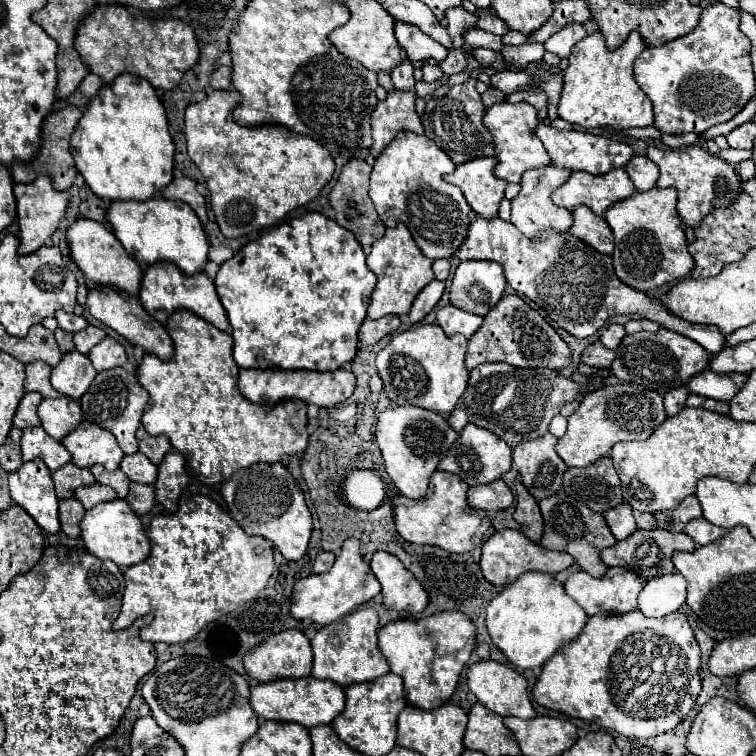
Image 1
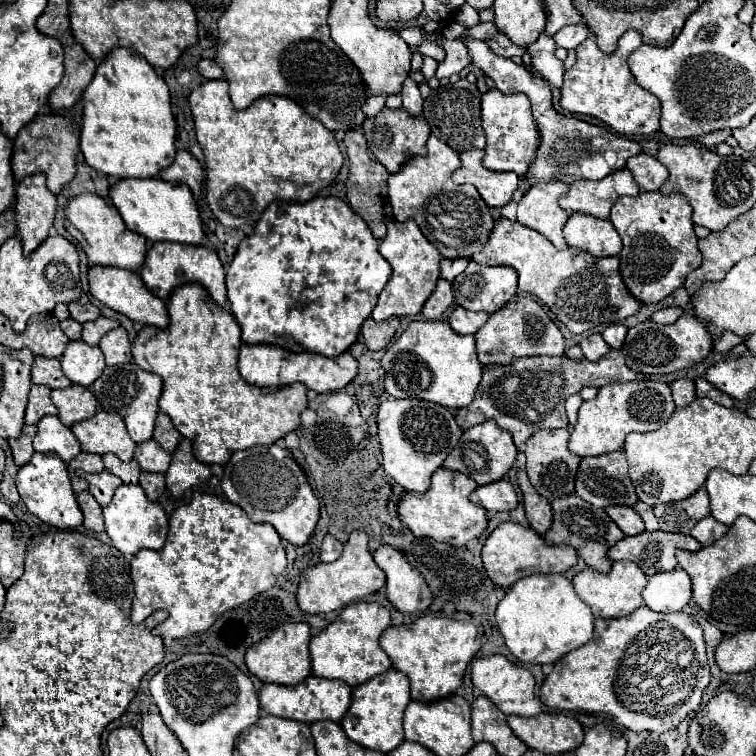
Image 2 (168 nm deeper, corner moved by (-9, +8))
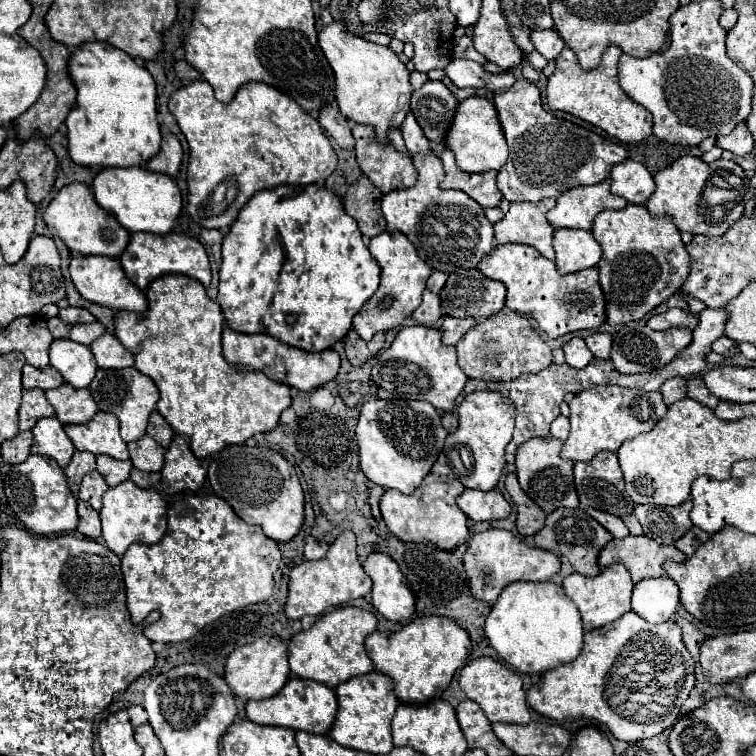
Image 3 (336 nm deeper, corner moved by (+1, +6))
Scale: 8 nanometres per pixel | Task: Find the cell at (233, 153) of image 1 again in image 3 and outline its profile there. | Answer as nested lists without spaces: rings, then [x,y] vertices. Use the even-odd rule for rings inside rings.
[[[197,79],[171,95],[169,111],[177,119],[189,143],[187,213],[201,227],[227,229],[257,191],[275,189],[281,185],[299,187],[323,183],[337,167],[337,155],[321,131],[319,121],[305,113],[295,101],[291,101],[291,97],[285,97],[285,93],[269,89],[269,85],[245,85],[245,89],[241,89],[241,93],[237,93],[229,105],[221,105],[221,101],[217,101],[213,95],[213,87],[207,81]]]

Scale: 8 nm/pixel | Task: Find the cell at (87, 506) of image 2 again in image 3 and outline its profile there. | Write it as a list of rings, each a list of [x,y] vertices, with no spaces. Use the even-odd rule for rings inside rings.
[[[77,501],[79,503],[79,527],[77,531],[89,539],[97,539],[101,537],[101,519],[99,513],[85,501]]]

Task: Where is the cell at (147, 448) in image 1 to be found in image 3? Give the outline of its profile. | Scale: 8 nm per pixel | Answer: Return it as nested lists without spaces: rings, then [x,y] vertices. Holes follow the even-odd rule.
[[[153,411],[151,417],[149,417],[147,435],[151,435],[151,437],[153,437],[159,445],[163,445],[163,447],[167,447],[167,445],[171,443],[171,439],[173,439],[171,427],[167,425],[167,421],[165,421],[157,411]]]

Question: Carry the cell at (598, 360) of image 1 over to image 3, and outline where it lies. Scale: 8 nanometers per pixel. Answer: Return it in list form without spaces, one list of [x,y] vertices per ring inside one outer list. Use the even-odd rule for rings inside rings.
[[[581,337],[571,339],[571,341],[563,347],[563,351],[565,351],[567,363],[569,363],[571,367],[575,367],[575,369],[583,369],[583,367],[589,365],[589,361],[593,359],[593,353],[587,349],[585,339],[581,339]]]

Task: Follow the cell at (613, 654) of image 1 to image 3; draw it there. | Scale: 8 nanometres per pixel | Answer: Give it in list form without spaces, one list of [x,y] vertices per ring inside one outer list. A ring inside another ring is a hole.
[[[629,611],[621,619],[605,627],[585,633],[585,647],[579,657],[571,663],[563,663],[555,669],[545,671],[541,683],[533,685],[527,691],[527,703],[531,705],[531,709],[553,721],[561,723],[565,719],[589,717],[607,725],[609,731],[621,741],[639,741],[673,727],[673,723],[679,719],[679,709],[685,703],[693,685],[695,665],[691,653],[683,643],[681,627],[675,621],[655,625]]]

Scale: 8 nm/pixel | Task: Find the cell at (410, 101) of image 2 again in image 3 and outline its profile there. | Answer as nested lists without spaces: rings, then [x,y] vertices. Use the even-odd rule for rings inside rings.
[[[411,111],[405,115],[405,121],[403,121],[403,125],[401,125],[401,135],[403,135],[405,145],[407,145],[407,151],[409,151],[411,155],[423,153],[423,151],[431,151],[431,145],[429,145],[429,141],[425,139],[425,135],[423,135],[421,127],[417,125],[417,121],[415,121],[415,117],[413,117]]]

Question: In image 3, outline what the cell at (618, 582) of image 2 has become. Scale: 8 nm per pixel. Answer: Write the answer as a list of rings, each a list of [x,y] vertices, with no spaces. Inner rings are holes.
[[[621,563],[605,567],[597,577],[585,577],[585,575],[579,575],[579,573],[571,573],[571,575],[567,575],[563,579],[563,589],[575,601],[575,605],[579,607],[585,631],[603,627],[603,625],[611,623],[611,621],[619,619],[627,611],[631,611],[633,581],[631,581],[629,571]]]

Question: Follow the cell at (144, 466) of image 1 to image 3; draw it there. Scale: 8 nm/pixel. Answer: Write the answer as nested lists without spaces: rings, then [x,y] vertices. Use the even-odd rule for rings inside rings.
[[[143,435],[139,441],[127,445],[131,461],[141,471],[161,471],[165,449],[149,435]]]

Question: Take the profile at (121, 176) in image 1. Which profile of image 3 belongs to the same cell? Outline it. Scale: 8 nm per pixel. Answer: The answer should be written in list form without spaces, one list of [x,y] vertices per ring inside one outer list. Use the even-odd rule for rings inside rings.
[[[89,43],[81,45],[71,53],[71,79],[77,87],[77,101],[67,115],[67,139],[69,139],[69,155],[77,165],[91,169],[105,167],[145,167],[149,159],[153,159],[161,149],[161,129],[157,123],[157,93],[155,81],[151,73],[139,67],[129,55],[121,49],[111,47],[107,43]]]

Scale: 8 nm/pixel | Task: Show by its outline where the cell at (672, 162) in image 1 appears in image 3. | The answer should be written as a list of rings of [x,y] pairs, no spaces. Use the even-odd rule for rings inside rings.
[[[679,157],[665,169],[655,173],[657,189],[647,201],[647,209],[653,215],[671,215],[679,231],[689,231],[693,235],[721,235],[729,229],[733,221],[743,215],[749,183],[745,171],[725,159],[705,163],[699,157]]]

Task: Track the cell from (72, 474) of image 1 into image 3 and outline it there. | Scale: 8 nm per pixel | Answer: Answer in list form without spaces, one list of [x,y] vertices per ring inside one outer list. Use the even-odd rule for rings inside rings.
[[[75,451],[69,465],[65,467],[65,477],[67,477],[67,485],[71,489],[73,495],[79,493],[79,483],[83,479],[85,473],[95,469],[95,455],[87,453],[87,451]]]

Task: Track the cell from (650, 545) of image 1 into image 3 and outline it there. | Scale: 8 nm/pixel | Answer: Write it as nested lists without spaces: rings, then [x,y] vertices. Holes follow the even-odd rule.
[[[647,535],[613,539],[599,553],[599,565],[607,567],[613,563],[623,563],[631,573],[631,579],[637,583],[645,577],[661,577],[665,575],[663,561],[673,559],[683,563],[687,557],[673,545],[661,545]]]

